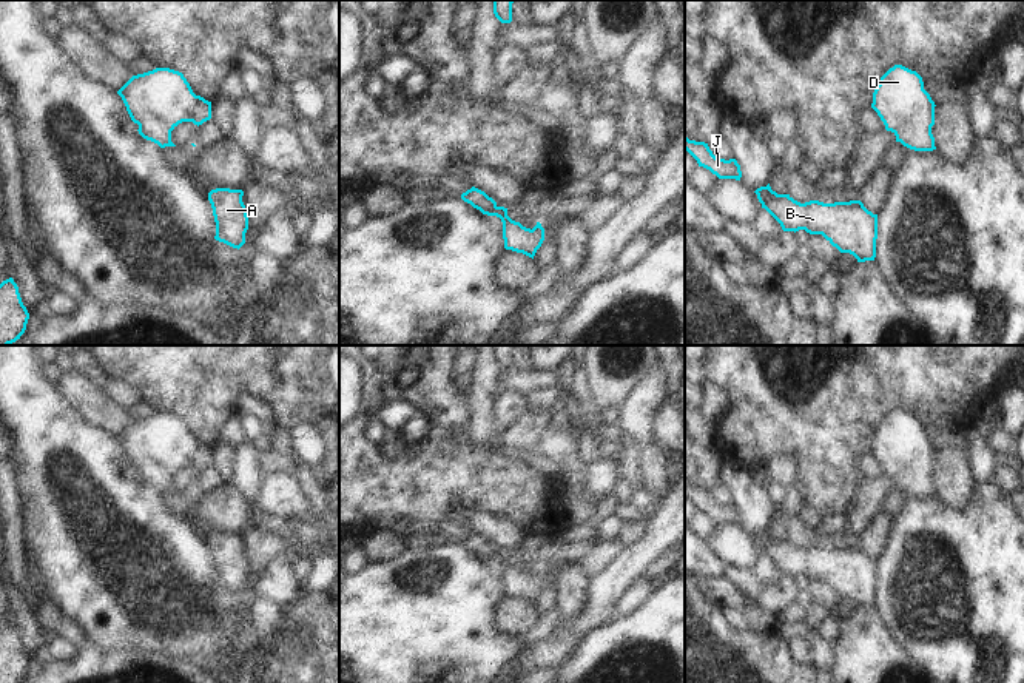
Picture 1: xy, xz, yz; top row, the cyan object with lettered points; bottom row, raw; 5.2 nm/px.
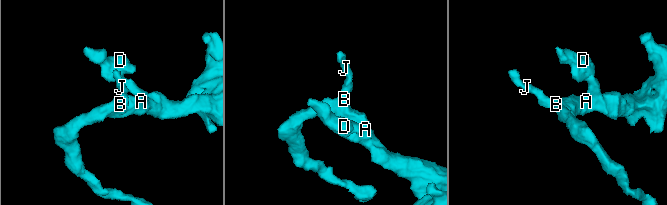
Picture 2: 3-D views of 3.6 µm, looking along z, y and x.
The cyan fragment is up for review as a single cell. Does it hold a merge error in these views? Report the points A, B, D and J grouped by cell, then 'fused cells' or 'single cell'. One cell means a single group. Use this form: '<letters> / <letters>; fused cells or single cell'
A B D J; single cell

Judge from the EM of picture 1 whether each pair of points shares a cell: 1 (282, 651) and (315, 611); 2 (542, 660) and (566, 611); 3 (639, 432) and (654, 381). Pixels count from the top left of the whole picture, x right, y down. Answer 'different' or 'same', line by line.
1: same
2: different
3: same

